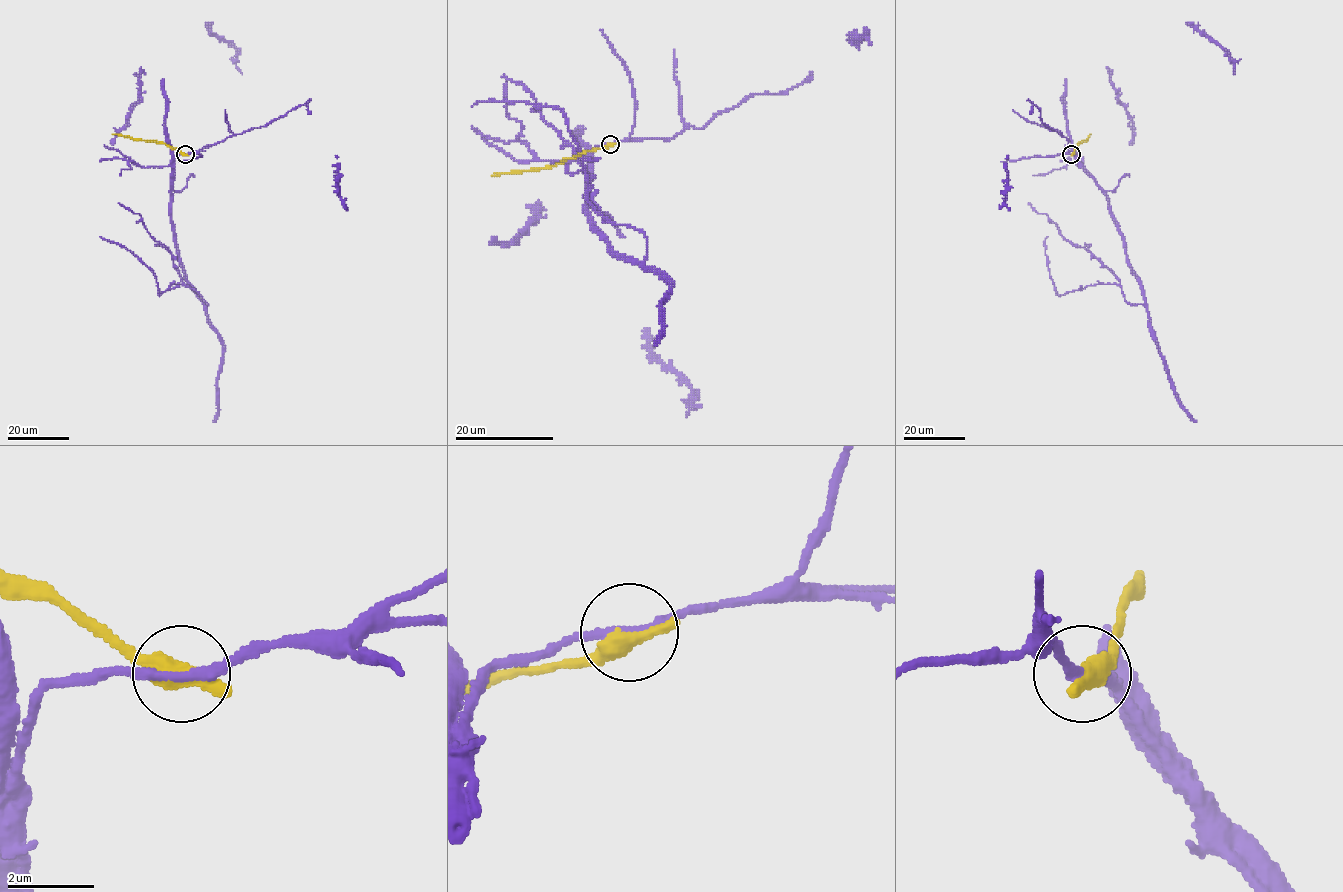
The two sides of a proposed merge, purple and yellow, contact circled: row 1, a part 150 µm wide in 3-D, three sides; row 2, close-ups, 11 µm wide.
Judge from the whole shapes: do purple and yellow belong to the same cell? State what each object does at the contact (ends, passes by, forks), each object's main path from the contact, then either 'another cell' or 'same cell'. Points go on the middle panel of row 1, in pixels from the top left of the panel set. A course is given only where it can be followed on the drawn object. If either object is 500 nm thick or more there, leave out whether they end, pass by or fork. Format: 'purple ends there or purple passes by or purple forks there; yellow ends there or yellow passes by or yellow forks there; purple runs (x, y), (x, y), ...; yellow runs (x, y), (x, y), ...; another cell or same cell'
purple runs (609, 144), (591, 152), (586, 213), (620, 258), (639, 263), (646, 236), (590, 203), (562, 111), (472, 106); yellow runs (609, 144), (545, 167), (492, 176); another cell

